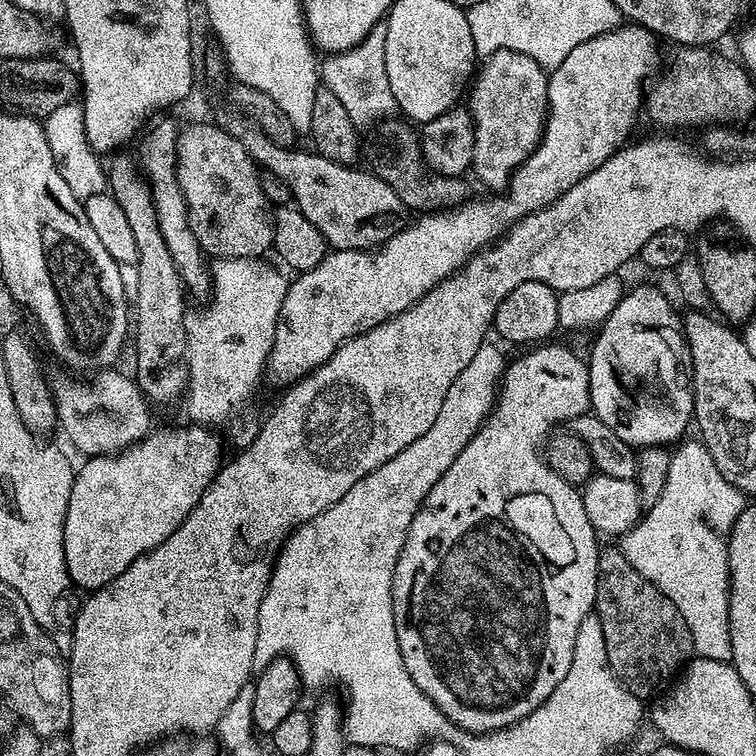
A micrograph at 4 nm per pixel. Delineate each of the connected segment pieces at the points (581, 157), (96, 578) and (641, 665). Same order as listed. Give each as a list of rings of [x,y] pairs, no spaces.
[[[628,22],[621,27],[611,28],[609,32],[603,32],[586,42],[582,42],[578,46],[574,46],[574,50],[570,50],[570,54],[566,54],[566,58],[562,58],[559,66],[551,69],[548,78],[548,121],[544,123],[544,136],[540,140],[540,145],[528,155],[526,162],[516,169],[516,173],[508,181],[507,188],[503,189],[499,194],[488,194],[485,200],[469,198],[463,204],[449,208],[443,212],[429,212],[417,215],[402,231],[391,236],[385,244],[381,244],[375,250],[365,250],[362,252],[358,250],[342,250],[341,252],[332,250],[329,251],[322,262],[318,262],[318,266],[314,266],[314,270],[306,270],[299,273],[295,277],[296,281],[290,286],[287,285],[284,294],[282,310],[280,311],[278,326],[274,334],[274,346],[268,355],[267,371],[270,373],[270,376],[273,376],[276,380],[295,382],[301,380],[303,376],[307,376],[315,368],[321,368],[346,341],[354,339],[355,336],[360,336],[363,332],[369,332],[374,326],[378,326],[382,322],[394,318],[398,314],[405,312],[410,306],[414,306],[414,302],[418,302],[430,290],[434,290],[436,284],[441,284],[448,276],[453,276],[456,272],[459,272],[477,252],[495,244],[508,229],[513,228],[522,218],[526,218],[530,214],[542,210],[547,204],[554,203],[559,196],[566,194],[566,190],[570,190],[570,186],[582,182],[582,178],[586,178],[586,174],[598,170],[598,166],[602,166],[602,162],[606,162],[615,152],[625,147],[630,140],[628,135],[631,134],[632,127],[636,124],[636,115],[639,112],[641,115],[642,105],[646,100],[646,85],[653,79],[657,69],[661,67],[660,52],[656,49],[656,44],[658,44],[657,37],[653,36],[651,32],[647,32],[645,28],[640,27],[638,24]]]
[[[188,426],[192,428],[160,428],[148,433],[139,444],[132,444],[129,448],[123,448],[121,452],[115,456],[90,456],[83,461],[84,465],[75,469],[76,477],[74,478],[74,486],[70,490],[70,506],[66,506],[66,522],[64,523],[64,553],[66,554],[66,570],[68,577],[72,580],[73,585],[78,589],[88,588],[87,590],[95,590],[106,586],[114,578],[118,578],[118,574],[122,574],[122,570],[126,570],[126,566],[130,566],[130,562],[134,562],[142,554],[146,554],[150,550],[154,550],[162,542],[166,542],[166,538],[170,538],[170,534],[174,534],[174,530],[178,530],[178,526],[182,526],[182,522],[194,510],[194,506],[202,498],[202,494],[212,485],[212,479],[222,467],[222,459],[220,460],[220,440],[215,436],[213,429],[208,426]]]
[[[601,547],[594,614],[600,619],[606,658],[628,691],[647,698],[664,679],[675,677],[694,656],[690,626],[674,602],[654,582],[642,578],[619,547]]]

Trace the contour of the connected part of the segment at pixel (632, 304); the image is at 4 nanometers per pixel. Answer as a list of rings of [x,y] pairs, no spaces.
[[[636,288],[629,291],[614,306],[614,310],[605,318],[602,327],[595,333],[596,341],[592,344],[592,357],[587,357],[588,377],[590,378],[591,411],[622,442],[631,444],[637,449],[656,445],[671,446],[676,439],[685,435],[688,424],[694,420],[694,392],[690,387],[690,376],[680,369],[682,344],[679,339],[671,340],[668,335],[681,327],[682,320],[672,309],[672,304],[656,288]]]

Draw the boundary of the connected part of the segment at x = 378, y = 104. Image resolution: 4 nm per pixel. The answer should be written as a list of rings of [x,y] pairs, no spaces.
[[[379,27],[369,30],[366,38],[362,38],[362,42],[358,46],[345,52],[325,55],[323,59],[324,65],[320,68],[321,74],[324,75],[323,87],[334,90],[334,95],[342,102],[346,114],[350,114],[350,118],[356,125],[375,126],[381,121],[389,119],[397,111],[396,99],[390,90],[390,78],[386,78],[386,38]]]

